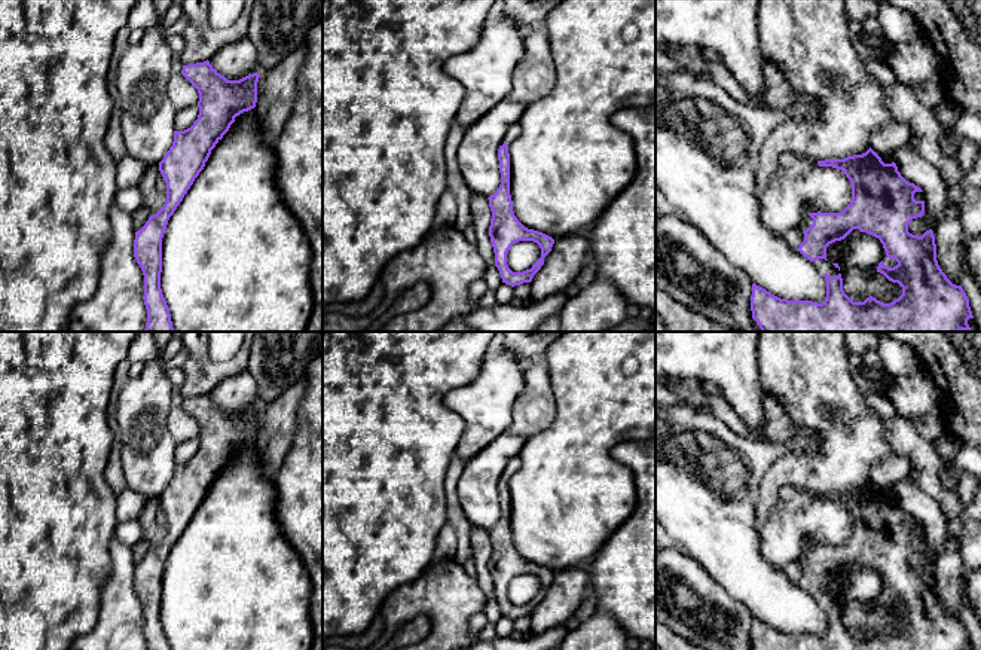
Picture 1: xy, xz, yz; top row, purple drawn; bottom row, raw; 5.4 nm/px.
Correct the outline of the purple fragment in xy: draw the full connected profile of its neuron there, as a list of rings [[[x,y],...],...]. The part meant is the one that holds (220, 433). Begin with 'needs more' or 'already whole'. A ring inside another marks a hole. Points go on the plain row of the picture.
already whole | [[[207,393],[183,399],[181,408],[198,422],[199,448],[190,461],[174,464],[172,479],[159,495],[159,504],[166,516],[166,534],[135,565],[134,573],[134,591],[144,608],[143,632],[147,650],[171,650],[161,622],[162,571],[169,550],[235,451],[254,442],[257,436],[259,406],[227,414]]]

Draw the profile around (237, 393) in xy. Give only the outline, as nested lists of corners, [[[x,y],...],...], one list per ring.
[[[248,370],[224,378],[208,394],[227,414],[239,414],[253,406],[262,408],[256,379]]]

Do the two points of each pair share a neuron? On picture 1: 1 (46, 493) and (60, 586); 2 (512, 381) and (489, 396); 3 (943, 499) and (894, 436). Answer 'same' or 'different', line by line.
1: same
2: same
3: same

